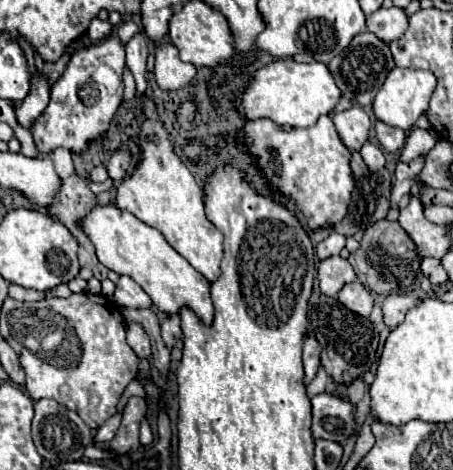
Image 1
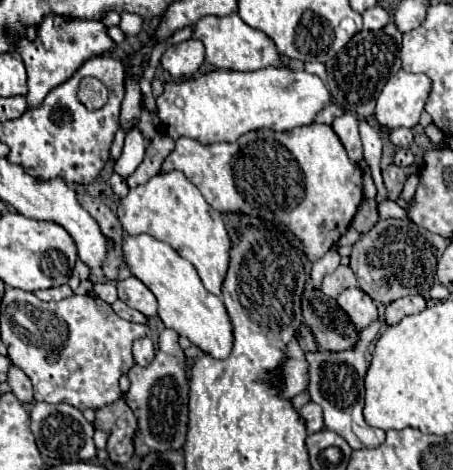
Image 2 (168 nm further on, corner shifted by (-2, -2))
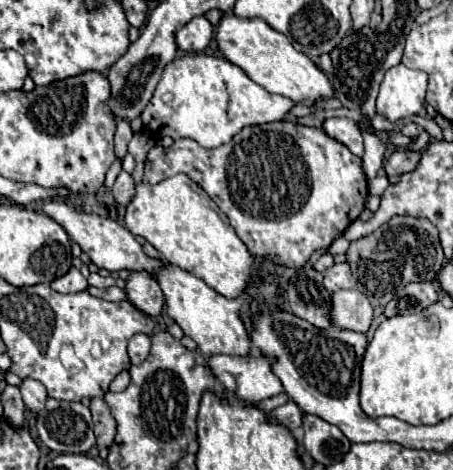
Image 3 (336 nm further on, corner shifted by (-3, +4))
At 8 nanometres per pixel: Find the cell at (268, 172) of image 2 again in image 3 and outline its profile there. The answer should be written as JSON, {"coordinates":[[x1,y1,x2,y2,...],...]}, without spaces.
{"coordinates":[[290,121,244,127,230,143,216,149,204,149,192,139,176,139,170,147,154,145,144,161,144,181,160,183,176,173,188,175,208,193,208,197,228,215,236,235,254,255,284,267,302,267,314,251,330,247,330,243,358,219,368,199,362,159,348,153,344,145,328,137,322,129,302,127]]}

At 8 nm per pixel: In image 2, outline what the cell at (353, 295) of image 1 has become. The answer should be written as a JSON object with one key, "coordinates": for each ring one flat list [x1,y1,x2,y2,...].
{"coordinates":[[357,287,343,291,337,297,337,303,349,315,349,319,355,323,357,329,365,329,373,319,377,319,375,303,371,301,371,297,365,291,361,291]]}

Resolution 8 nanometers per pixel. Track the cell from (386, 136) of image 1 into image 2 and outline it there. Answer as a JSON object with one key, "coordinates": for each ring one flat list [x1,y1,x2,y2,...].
{"coordinates":[[399,127,399,129,393,129,393,131,389,133,389,141,391,141,395,147,399,147,399,149,409,149,409,145,413,143,413,133,411,133,411,129]]}

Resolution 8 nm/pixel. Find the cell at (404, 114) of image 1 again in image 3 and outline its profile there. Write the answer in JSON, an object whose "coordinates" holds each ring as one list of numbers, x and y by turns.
{"coordinates":[[402,63,388,69,380,83,376,113,390,123,418,115,424,109,426,79,424,71,408,69]]}

